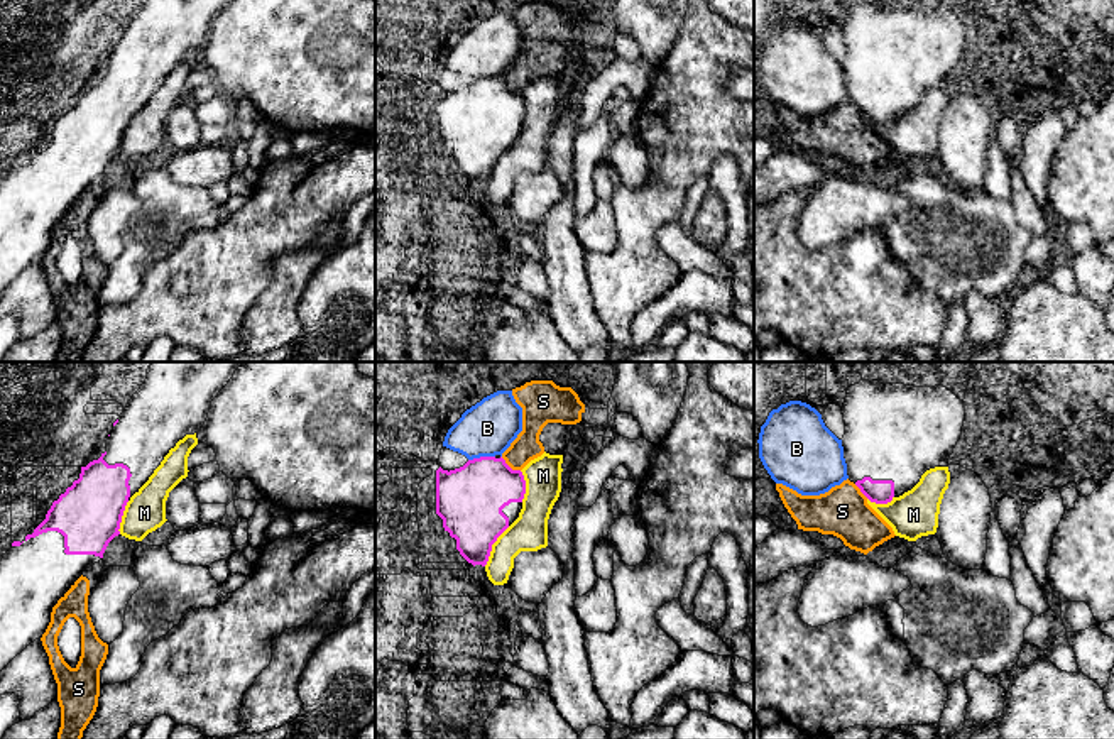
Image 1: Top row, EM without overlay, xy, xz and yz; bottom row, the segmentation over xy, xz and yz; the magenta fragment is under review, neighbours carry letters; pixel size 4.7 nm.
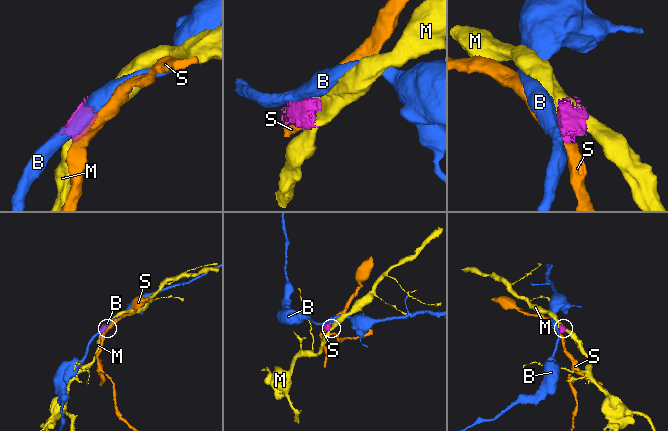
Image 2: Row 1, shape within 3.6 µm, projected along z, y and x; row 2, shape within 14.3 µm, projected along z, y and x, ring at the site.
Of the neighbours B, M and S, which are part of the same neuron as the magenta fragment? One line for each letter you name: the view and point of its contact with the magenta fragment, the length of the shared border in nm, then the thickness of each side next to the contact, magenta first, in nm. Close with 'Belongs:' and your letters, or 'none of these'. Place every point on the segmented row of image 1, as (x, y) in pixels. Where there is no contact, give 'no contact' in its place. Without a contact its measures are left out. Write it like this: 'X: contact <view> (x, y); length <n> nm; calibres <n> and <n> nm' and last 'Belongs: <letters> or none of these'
Belongs: none of these

